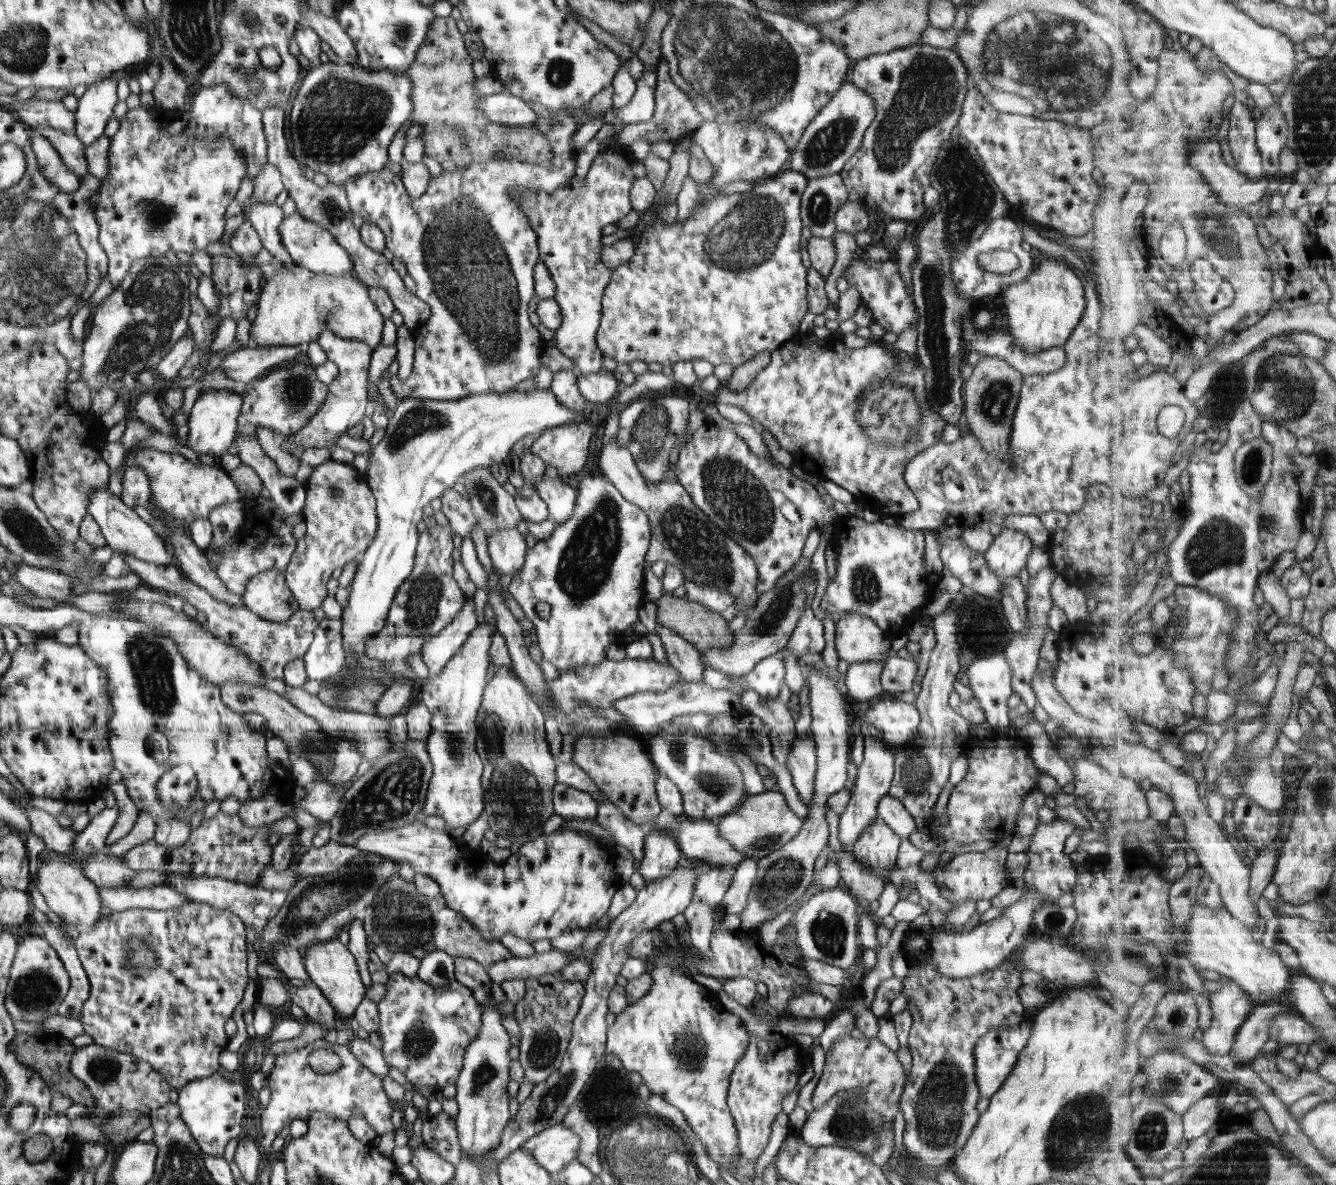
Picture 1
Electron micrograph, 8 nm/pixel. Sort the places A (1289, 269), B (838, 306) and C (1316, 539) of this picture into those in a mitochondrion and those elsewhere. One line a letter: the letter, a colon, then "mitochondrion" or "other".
A: other
B: other
C: other

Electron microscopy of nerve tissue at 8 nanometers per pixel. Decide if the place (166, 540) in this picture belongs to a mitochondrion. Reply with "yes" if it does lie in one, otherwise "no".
no

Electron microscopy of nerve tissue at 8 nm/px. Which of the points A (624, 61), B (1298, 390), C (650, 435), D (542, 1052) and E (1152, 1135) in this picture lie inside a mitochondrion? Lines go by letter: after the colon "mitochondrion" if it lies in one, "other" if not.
A: other
B: mitochondrion
C: mitochondrion
D: mitochondrion
E: mitochondrion

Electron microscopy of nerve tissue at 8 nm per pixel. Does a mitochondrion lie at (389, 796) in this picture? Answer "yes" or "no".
yes

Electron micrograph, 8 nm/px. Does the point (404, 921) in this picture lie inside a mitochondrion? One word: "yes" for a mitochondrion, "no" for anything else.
yes

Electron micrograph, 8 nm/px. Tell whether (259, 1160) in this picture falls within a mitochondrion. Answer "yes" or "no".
no

